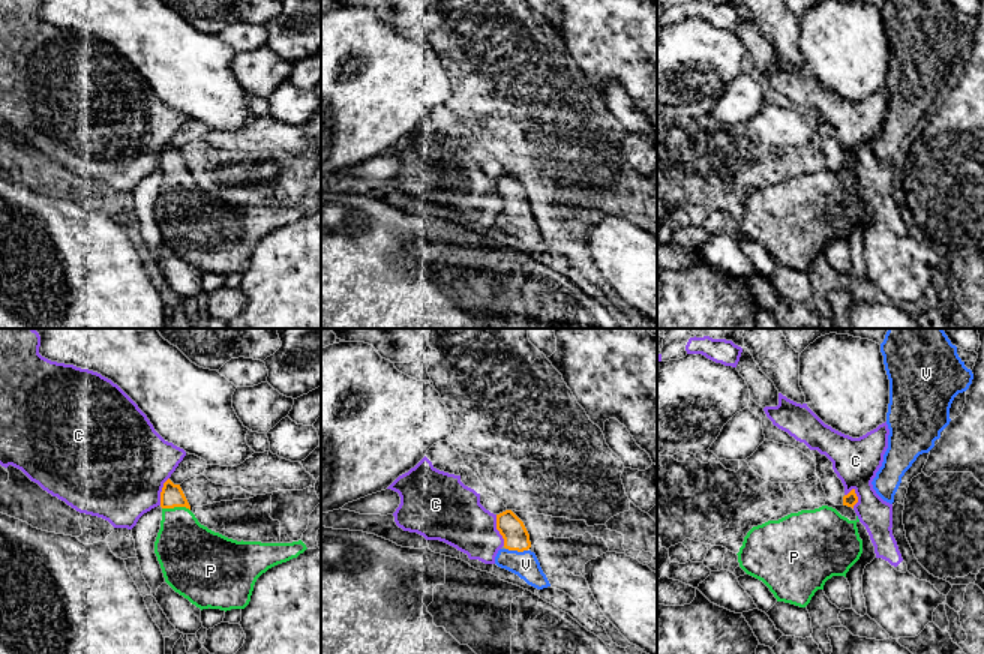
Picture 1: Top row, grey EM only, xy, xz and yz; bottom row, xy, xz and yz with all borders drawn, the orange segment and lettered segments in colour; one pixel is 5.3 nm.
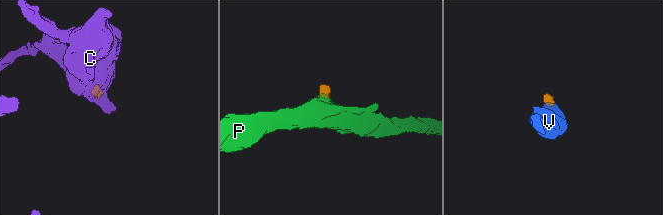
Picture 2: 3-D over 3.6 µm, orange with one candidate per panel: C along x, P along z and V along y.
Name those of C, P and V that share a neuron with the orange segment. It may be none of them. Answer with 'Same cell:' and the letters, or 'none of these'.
Same cell: P, V

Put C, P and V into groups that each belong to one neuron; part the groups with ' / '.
C / P V

